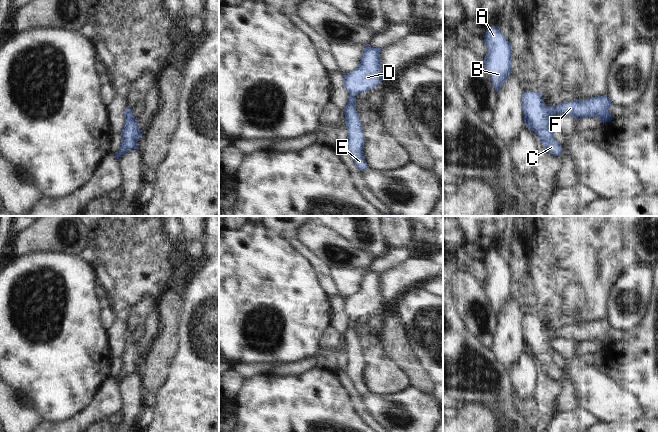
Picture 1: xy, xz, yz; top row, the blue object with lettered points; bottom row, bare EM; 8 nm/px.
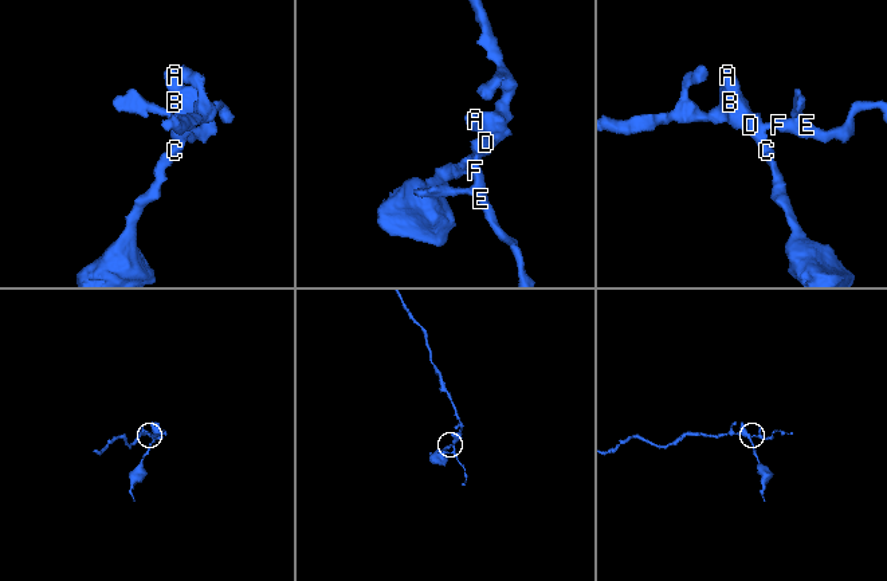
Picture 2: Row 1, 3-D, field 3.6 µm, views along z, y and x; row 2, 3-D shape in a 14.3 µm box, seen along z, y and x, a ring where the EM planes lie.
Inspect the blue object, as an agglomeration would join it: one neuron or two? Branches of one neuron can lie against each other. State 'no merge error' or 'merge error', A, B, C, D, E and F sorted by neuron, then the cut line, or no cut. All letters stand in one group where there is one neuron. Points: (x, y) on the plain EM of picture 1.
no merge error; groups A B C D E F; cut none

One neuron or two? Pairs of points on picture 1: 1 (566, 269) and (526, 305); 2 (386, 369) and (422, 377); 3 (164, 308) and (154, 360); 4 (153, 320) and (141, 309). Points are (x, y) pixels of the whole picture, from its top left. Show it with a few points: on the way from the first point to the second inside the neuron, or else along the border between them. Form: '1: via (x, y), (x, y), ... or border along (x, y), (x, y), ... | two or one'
1: border along (529, 273), (540, 305), (539, 315) | two
2: border along (387, 355), (405, 374), (410, 385) | two
3: via (168, 321), (168, 339), (164, 347) | one
4: via (150, 317), (144, 311) | one

